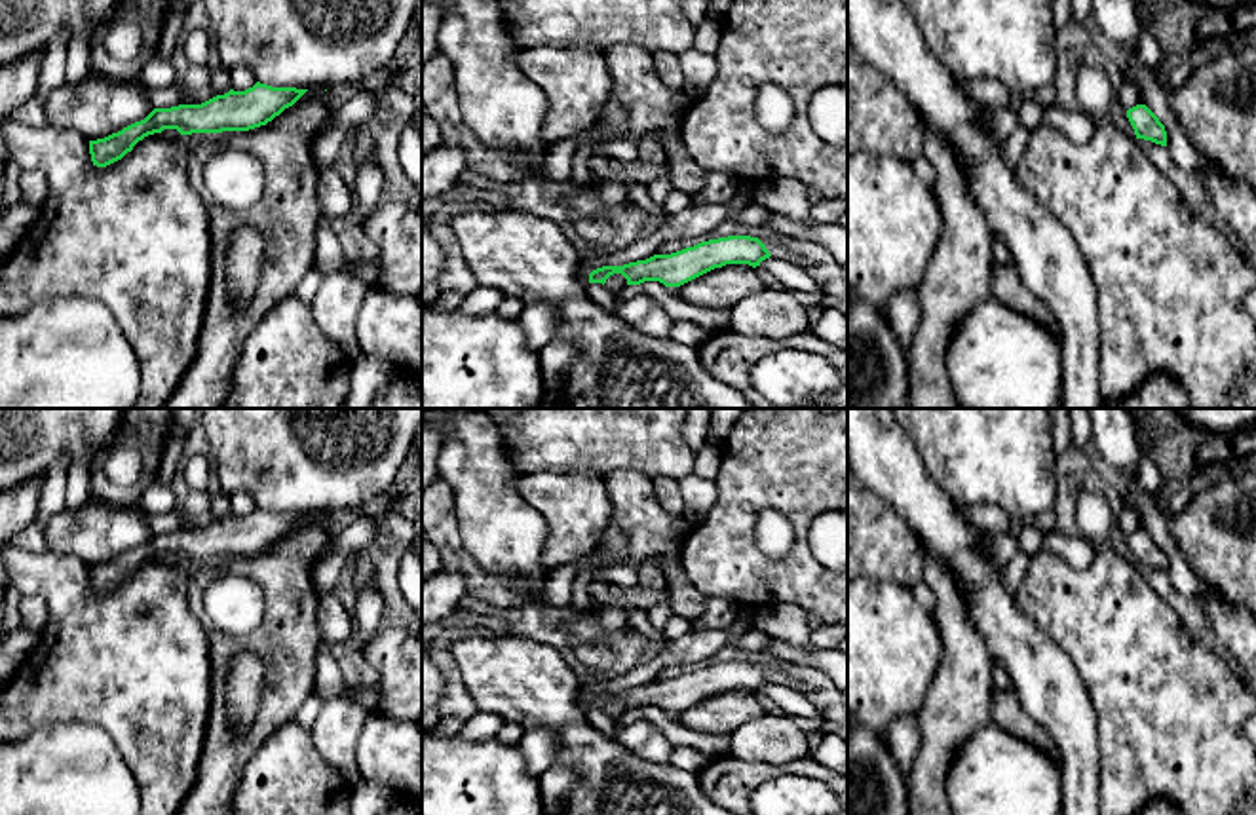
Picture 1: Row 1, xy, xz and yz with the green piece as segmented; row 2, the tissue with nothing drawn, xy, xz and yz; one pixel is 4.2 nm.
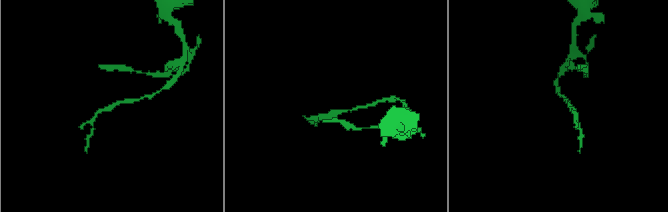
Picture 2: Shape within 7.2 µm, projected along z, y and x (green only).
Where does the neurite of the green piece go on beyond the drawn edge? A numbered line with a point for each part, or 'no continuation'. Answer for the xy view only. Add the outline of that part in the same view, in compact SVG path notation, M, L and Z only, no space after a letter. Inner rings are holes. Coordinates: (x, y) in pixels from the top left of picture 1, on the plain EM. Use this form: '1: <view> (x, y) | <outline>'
no continuation

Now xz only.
no continuation

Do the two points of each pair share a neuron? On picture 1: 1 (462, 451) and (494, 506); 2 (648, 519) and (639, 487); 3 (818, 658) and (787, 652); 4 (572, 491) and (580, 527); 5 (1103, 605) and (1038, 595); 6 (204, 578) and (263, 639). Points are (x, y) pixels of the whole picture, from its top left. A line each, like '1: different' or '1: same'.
1: same
2: same
3: same
4: same
5: same
6: same

